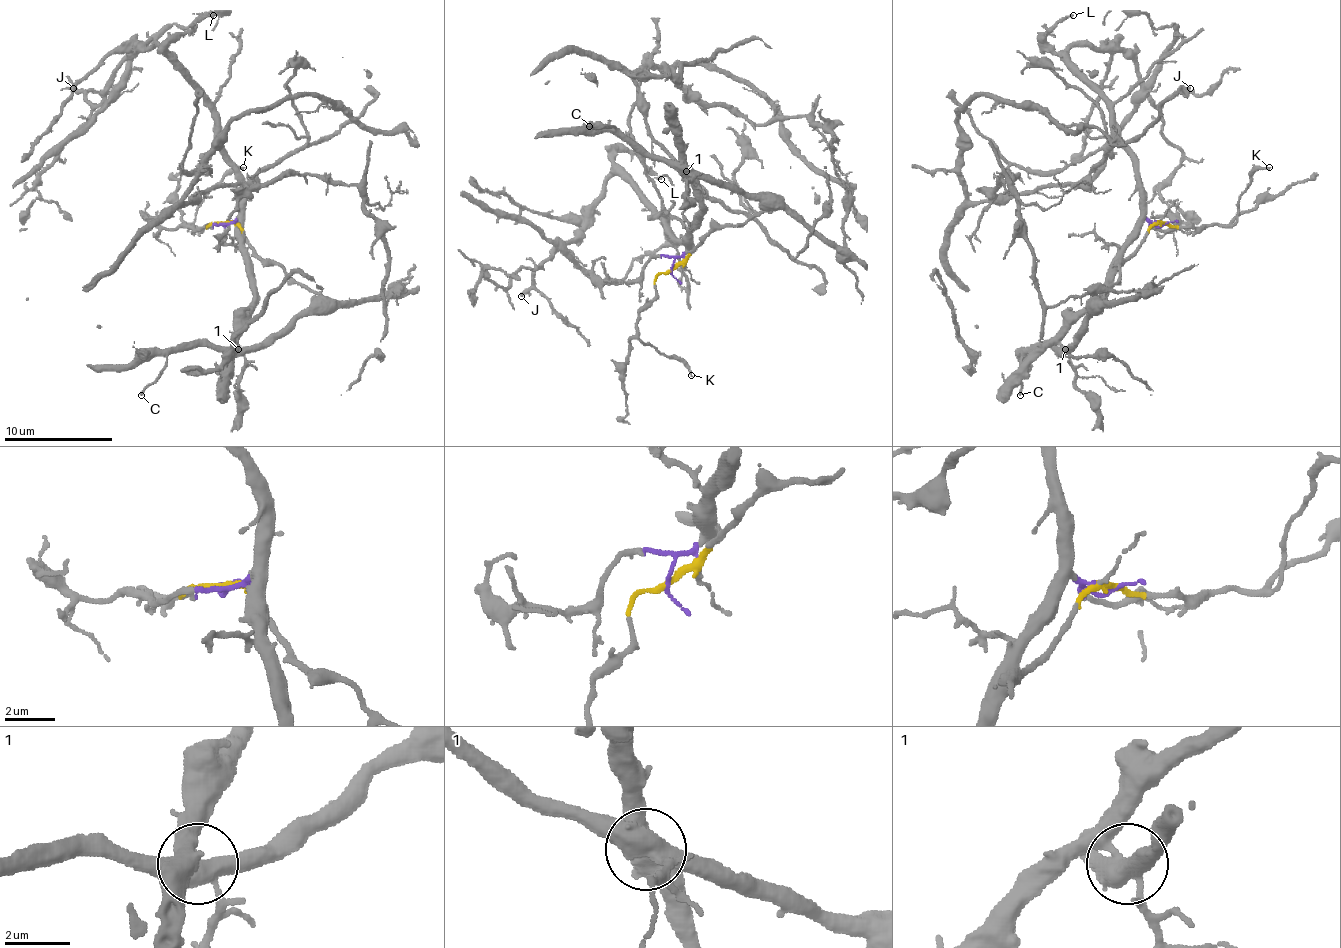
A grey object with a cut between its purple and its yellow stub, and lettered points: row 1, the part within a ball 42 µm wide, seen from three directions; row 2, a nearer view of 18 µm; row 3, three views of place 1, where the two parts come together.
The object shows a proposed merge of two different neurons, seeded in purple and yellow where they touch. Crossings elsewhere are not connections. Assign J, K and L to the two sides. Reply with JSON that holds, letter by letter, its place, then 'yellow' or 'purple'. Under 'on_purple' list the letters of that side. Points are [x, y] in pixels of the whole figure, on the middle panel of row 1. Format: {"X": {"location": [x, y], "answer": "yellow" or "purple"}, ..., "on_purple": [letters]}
{"J": {"location": [521, 296], "answer": "purple"}, "K": {"location": [691, 375], "answer": "yellow"}, "L": {"location": [661, 179], "answer": "purple"}, "on_purple": ["J", "L"]}

